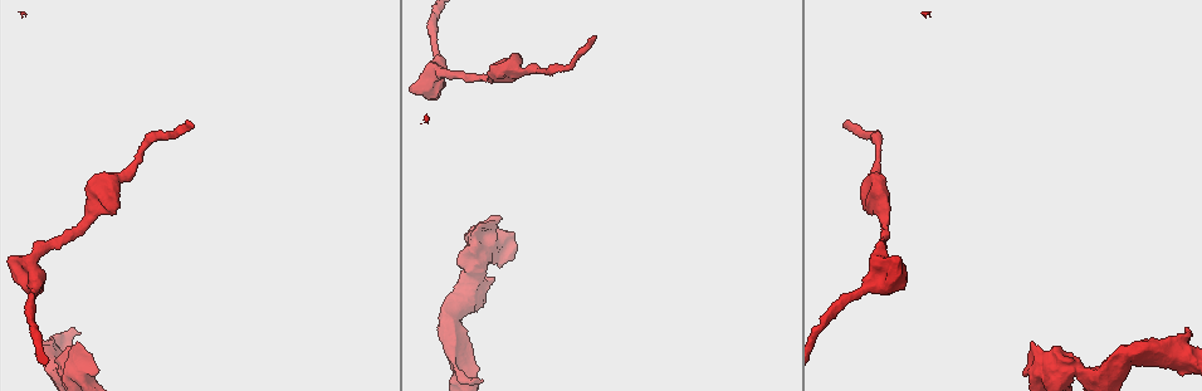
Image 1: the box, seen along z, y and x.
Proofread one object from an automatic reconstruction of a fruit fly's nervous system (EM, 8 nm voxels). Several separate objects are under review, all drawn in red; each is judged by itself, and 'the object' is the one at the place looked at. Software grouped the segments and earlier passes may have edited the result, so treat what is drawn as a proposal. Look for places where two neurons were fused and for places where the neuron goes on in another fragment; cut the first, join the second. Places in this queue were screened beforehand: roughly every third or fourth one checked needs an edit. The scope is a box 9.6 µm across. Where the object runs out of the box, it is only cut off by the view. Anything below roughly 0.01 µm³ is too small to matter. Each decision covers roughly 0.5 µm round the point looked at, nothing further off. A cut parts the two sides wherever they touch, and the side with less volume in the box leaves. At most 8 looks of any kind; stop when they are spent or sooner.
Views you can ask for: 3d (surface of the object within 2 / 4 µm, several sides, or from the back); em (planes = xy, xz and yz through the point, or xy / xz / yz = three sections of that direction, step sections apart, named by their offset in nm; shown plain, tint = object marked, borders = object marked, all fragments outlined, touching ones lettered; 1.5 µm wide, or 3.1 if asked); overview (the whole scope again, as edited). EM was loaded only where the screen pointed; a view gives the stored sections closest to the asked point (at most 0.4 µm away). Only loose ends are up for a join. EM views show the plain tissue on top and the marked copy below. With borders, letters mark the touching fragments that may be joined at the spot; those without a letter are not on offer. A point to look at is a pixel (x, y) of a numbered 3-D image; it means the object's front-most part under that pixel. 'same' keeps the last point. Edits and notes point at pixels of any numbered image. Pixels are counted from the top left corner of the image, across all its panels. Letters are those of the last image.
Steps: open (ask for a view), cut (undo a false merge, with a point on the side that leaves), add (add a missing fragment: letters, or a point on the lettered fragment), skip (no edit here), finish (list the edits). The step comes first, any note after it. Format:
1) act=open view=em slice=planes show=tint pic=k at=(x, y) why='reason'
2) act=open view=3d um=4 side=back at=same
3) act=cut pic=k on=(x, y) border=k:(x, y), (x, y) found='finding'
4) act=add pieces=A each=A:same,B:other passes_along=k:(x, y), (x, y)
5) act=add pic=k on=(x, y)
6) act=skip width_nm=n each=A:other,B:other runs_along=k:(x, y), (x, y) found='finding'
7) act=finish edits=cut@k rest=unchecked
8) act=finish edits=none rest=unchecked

act=open view=em slice=planes show=borders pic=1 at=(875, 156)

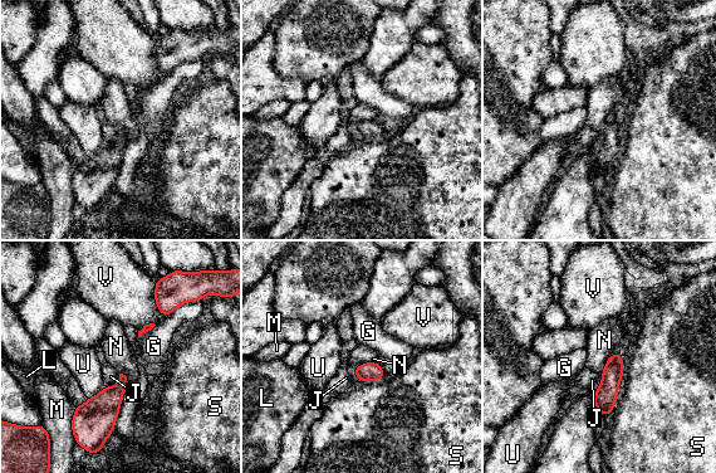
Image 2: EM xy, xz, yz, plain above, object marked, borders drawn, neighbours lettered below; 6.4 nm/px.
act=skip each=G:other,J:other,L:other,M:other,N:other,S:other,U:other,V:other border=2:(619, 352), (608, 357), (602, 372) found='one neuron here'

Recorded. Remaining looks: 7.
act=open view=em slice=planes show=borders pic=1 at=(493, 220) why='an open end'

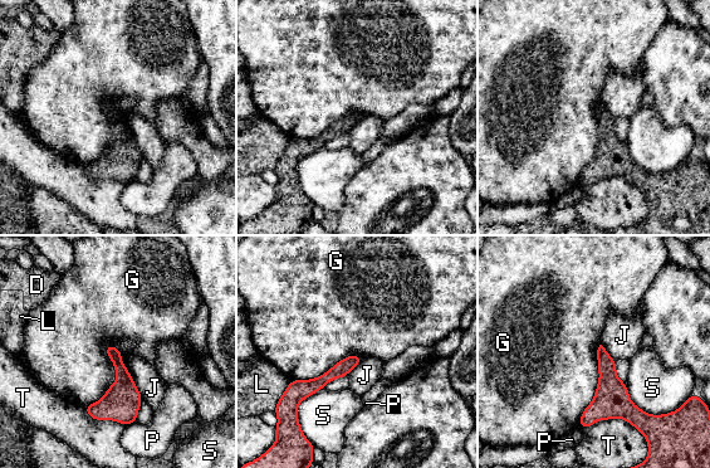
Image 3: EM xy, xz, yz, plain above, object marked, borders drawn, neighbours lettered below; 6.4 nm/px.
act=skip longest_contact=G:440nm each=D:other,G:other,J:other,L:other,P:other,S:other,T:other runs_along=3:(357, 359), (307, 388), (295, 399) found='none of them fits'

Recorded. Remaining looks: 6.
act=open view=em slice=xz step=4 show=tint pic=1 at=(460, 367)

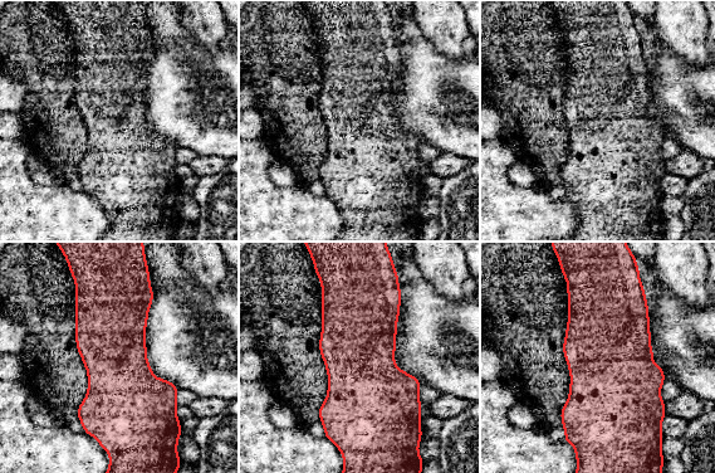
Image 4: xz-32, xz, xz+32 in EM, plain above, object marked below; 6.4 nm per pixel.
act=open view=em slice=planes show=tint at=same

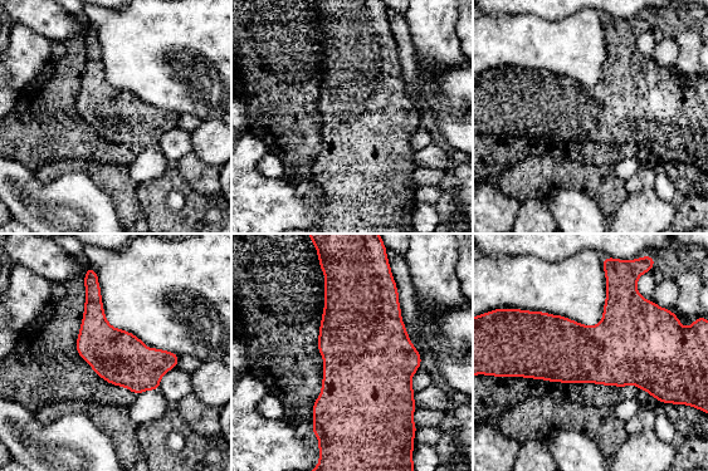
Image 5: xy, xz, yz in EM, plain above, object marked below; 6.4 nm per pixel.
act=open view=em slice=planes show=borders at=same

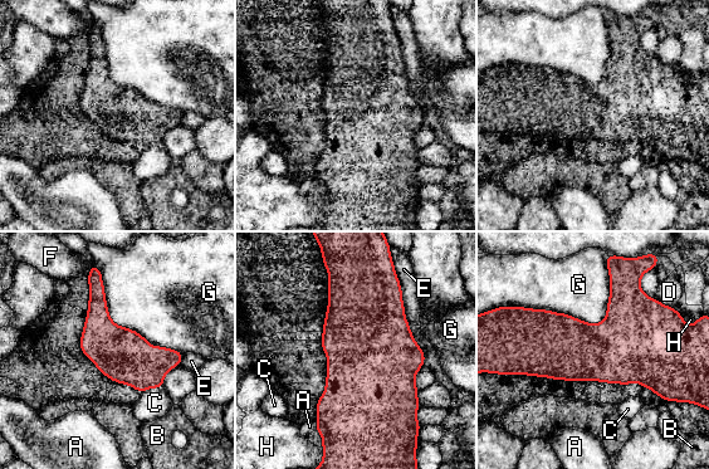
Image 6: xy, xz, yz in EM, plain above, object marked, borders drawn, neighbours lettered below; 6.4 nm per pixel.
act=skip each=A:other,B:other,C:other,D:other,E:other,F:other,G:other,H:other border=6:(609, 268), (597, 323), (523, 307) found='one neuron here'

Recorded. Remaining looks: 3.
act=finish edits=none rest=unchecked

